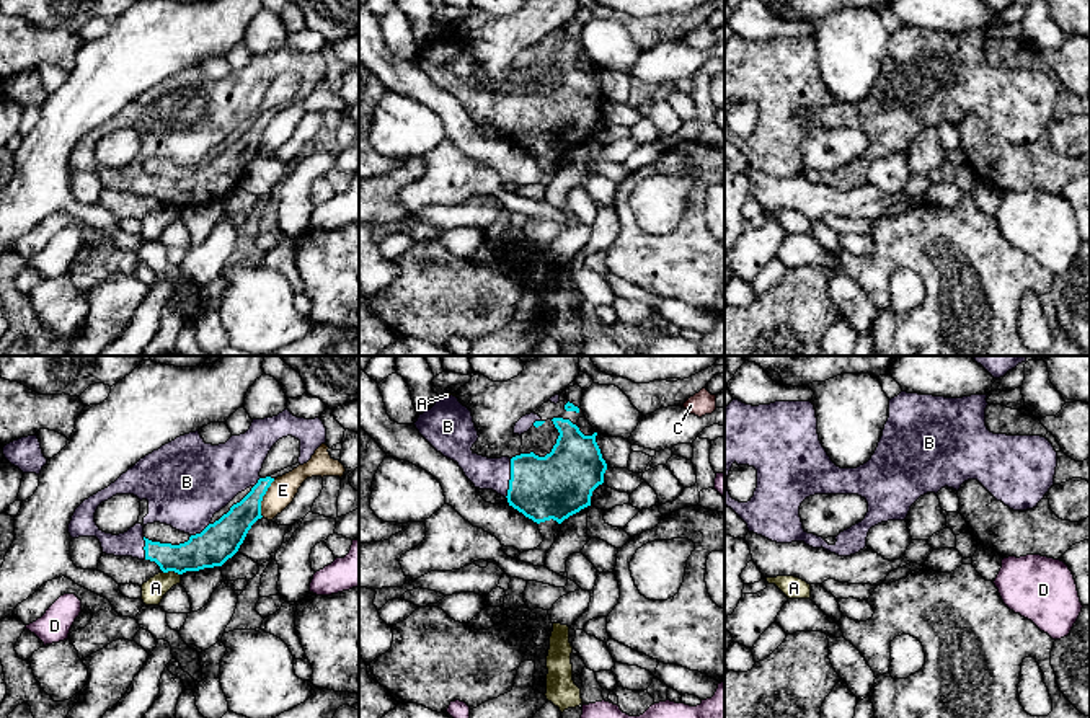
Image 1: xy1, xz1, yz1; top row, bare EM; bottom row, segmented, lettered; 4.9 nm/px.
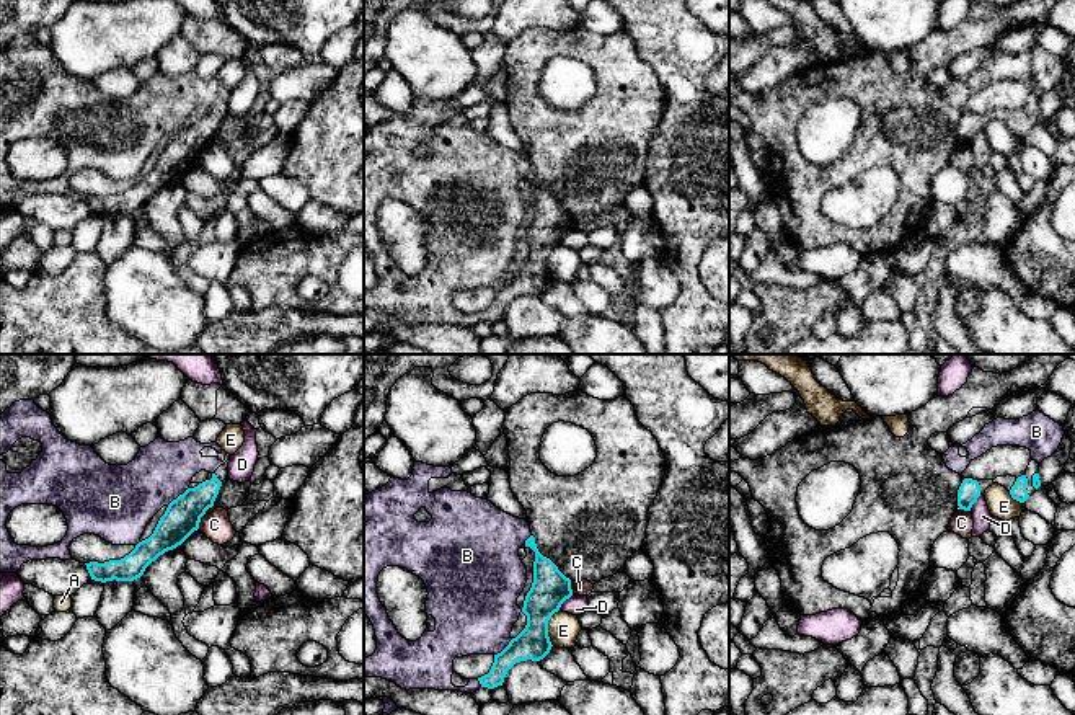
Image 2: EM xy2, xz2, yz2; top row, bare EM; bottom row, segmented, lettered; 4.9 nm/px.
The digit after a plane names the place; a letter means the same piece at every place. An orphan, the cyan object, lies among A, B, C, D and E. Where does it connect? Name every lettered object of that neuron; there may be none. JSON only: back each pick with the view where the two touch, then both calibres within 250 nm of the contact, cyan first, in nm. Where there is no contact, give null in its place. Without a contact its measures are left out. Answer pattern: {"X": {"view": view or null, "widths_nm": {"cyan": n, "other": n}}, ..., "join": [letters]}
{"B": {"view": "xz1", "widths_nm": {"cyan": 320, "other": 160}}, "join": ["B"]}

